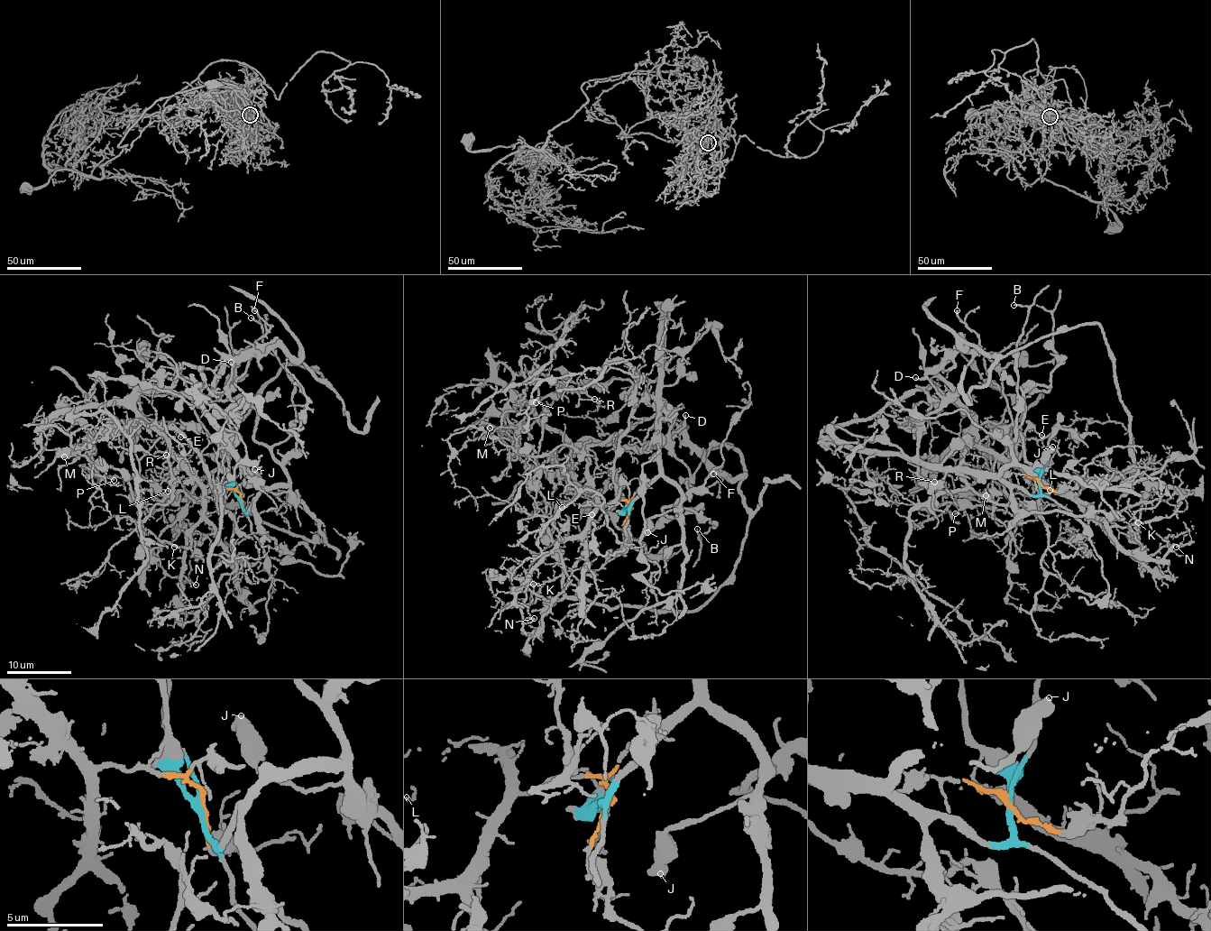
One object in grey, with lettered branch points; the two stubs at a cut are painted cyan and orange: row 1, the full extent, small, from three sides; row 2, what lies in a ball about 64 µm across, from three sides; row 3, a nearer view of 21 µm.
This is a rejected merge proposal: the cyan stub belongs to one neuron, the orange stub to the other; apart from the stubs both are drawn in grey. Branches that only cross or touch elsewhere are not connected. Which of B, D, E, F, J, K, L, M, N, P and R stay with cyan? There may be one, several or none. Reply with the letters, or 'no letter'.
B, D, F, J

